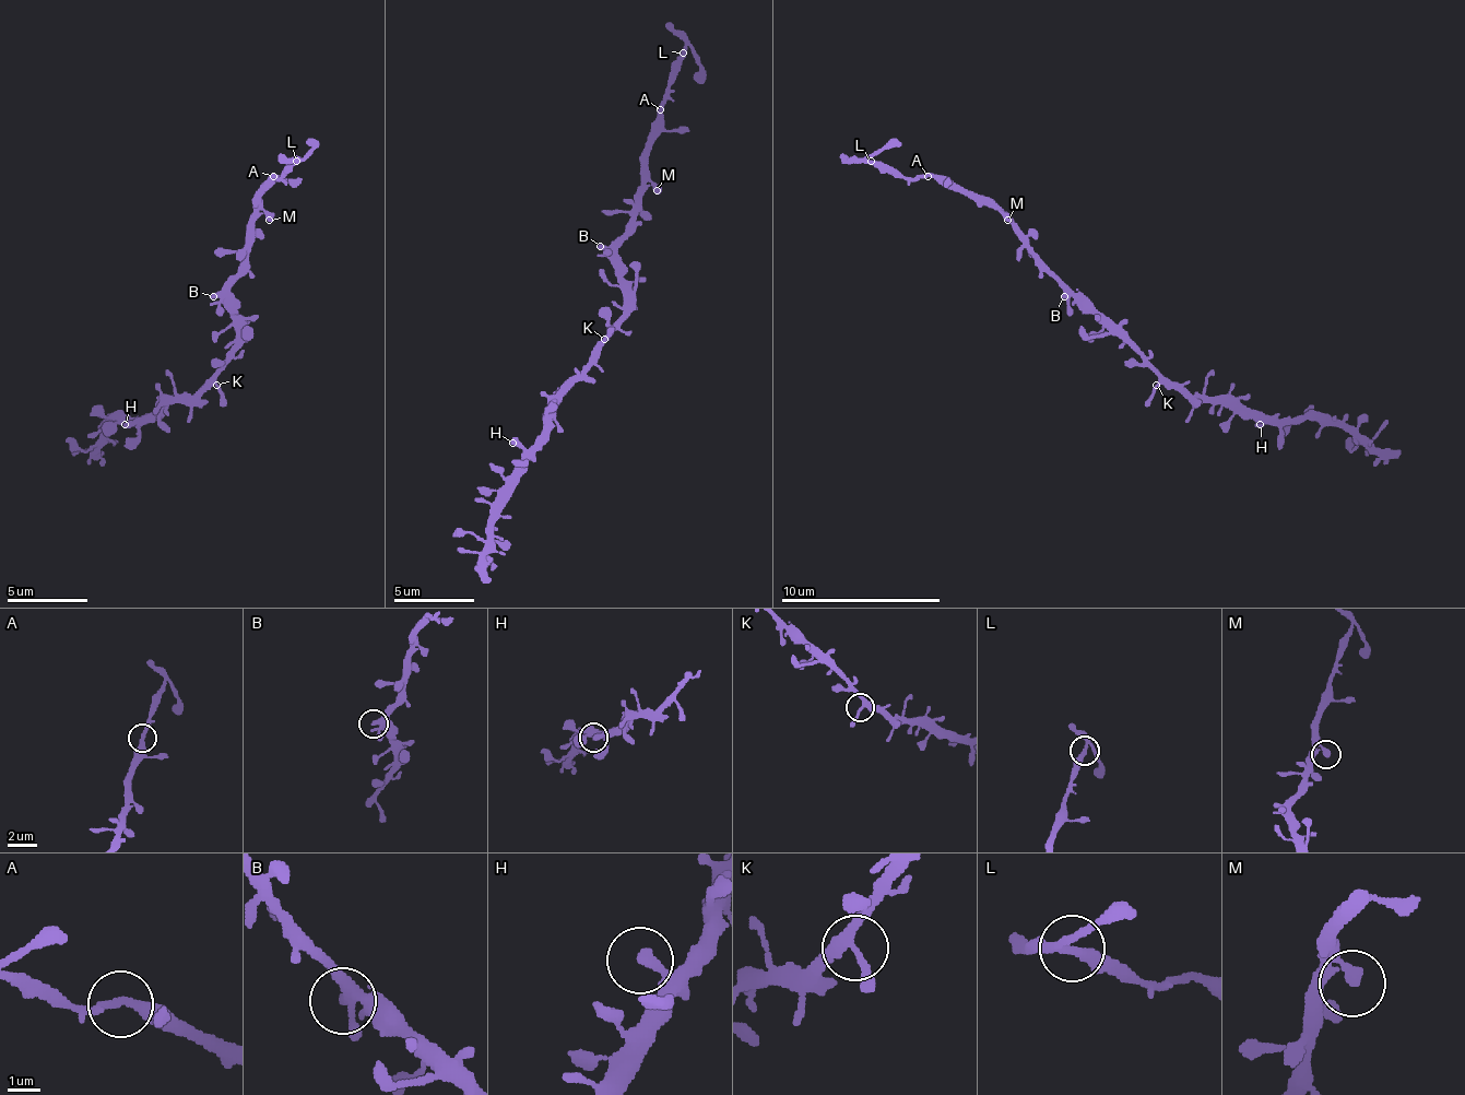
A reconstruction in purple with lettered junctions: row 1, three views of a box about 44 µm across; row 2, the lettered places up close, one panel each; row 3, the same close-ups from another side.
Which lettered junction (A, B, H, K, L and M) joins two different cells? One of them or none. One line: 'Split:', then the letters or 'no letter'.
Split: no letter

